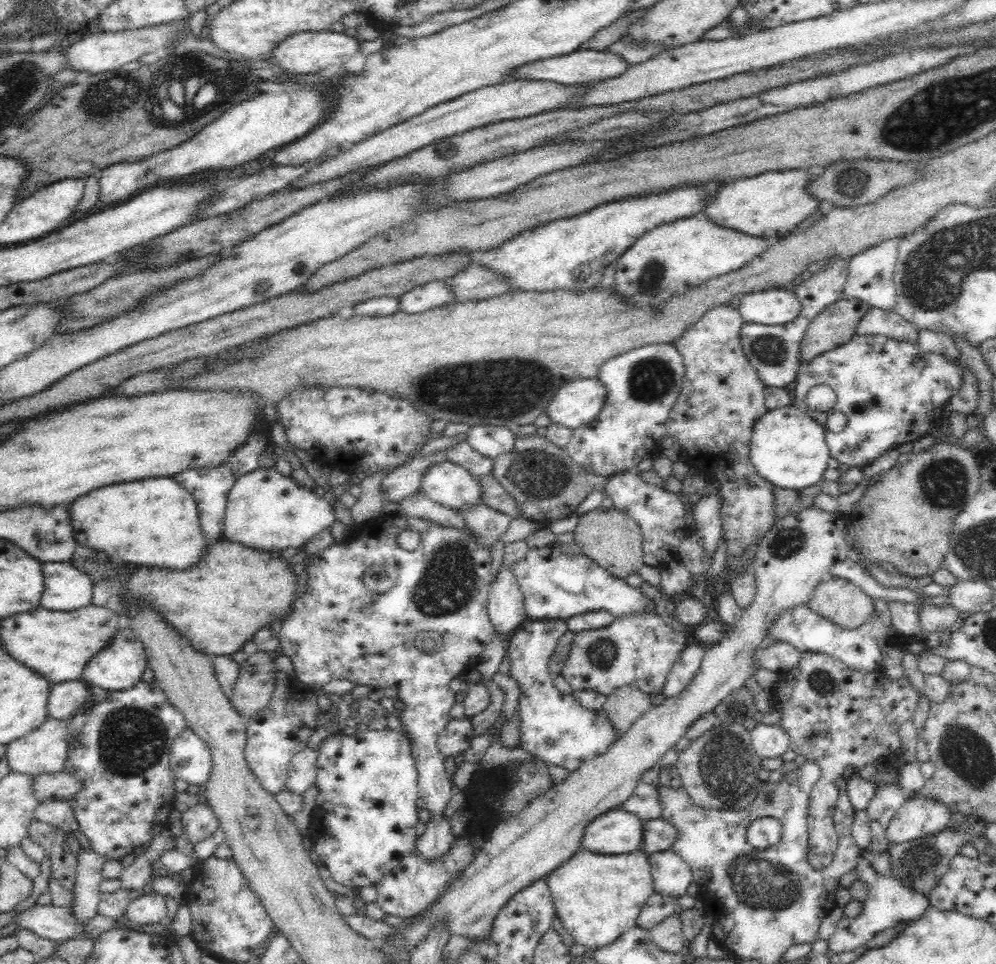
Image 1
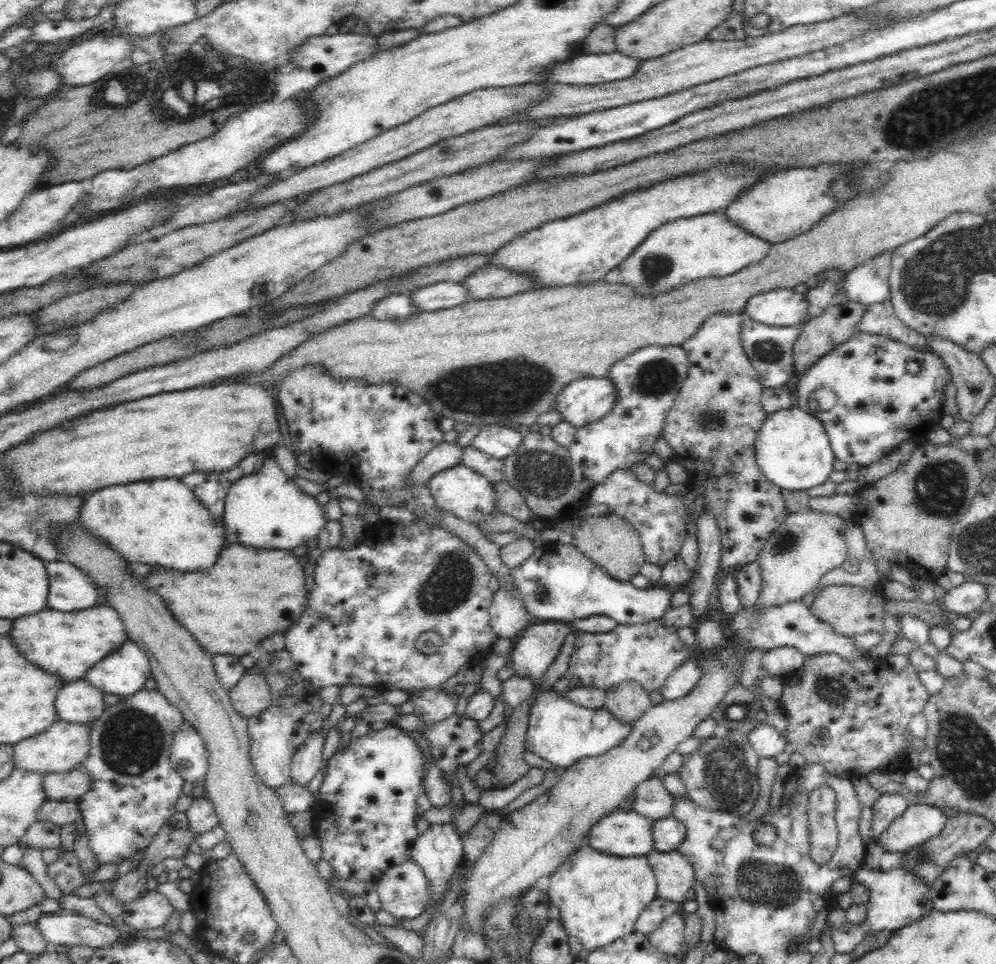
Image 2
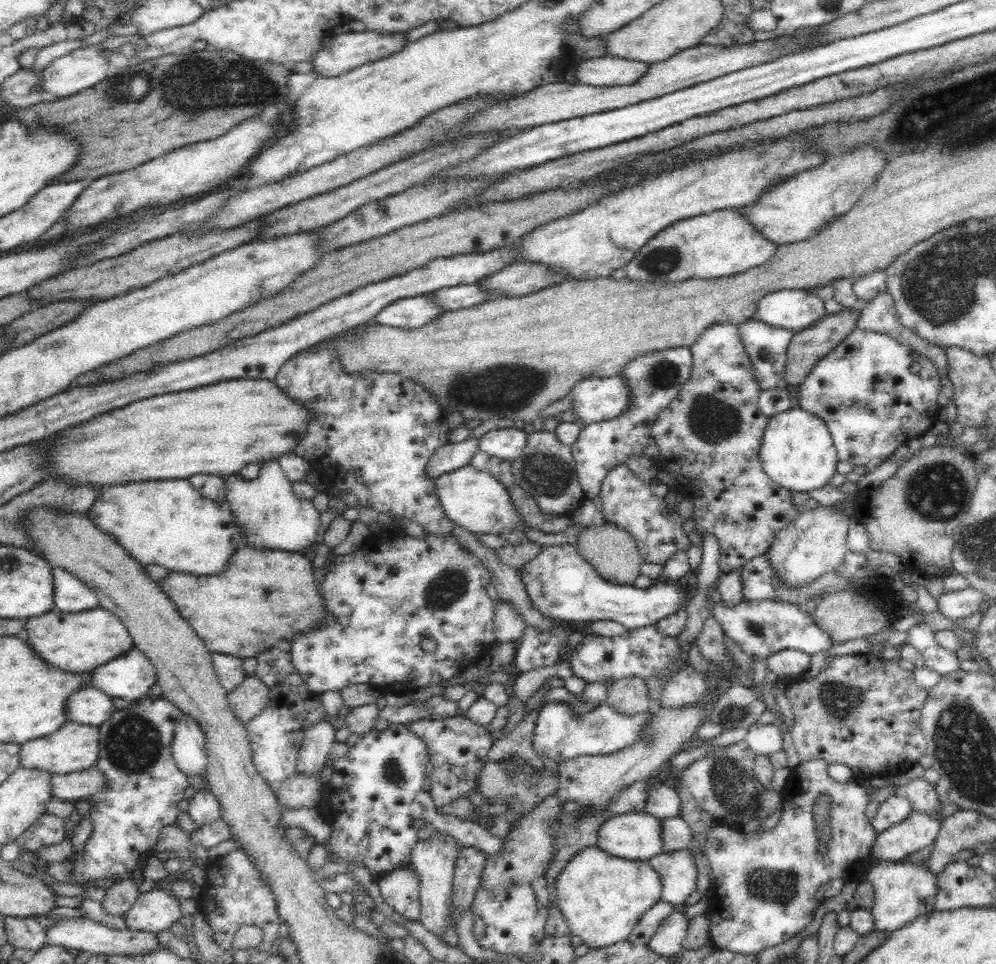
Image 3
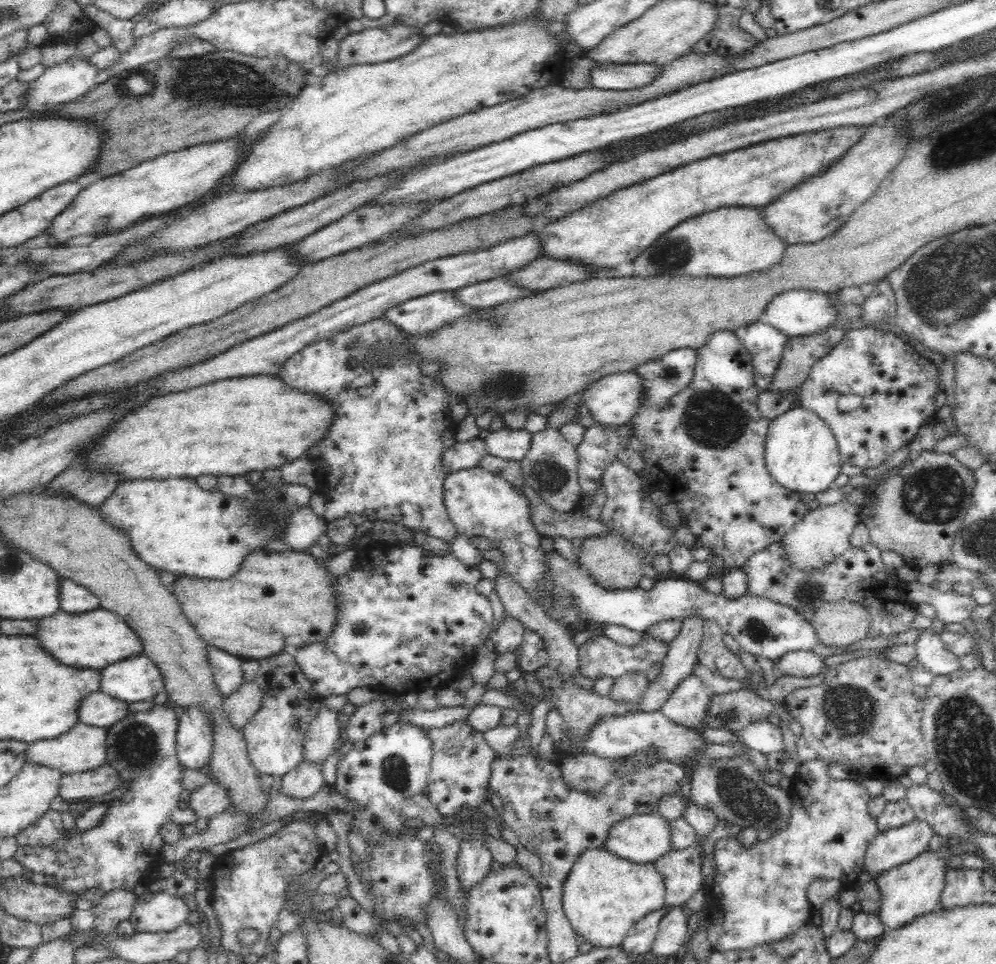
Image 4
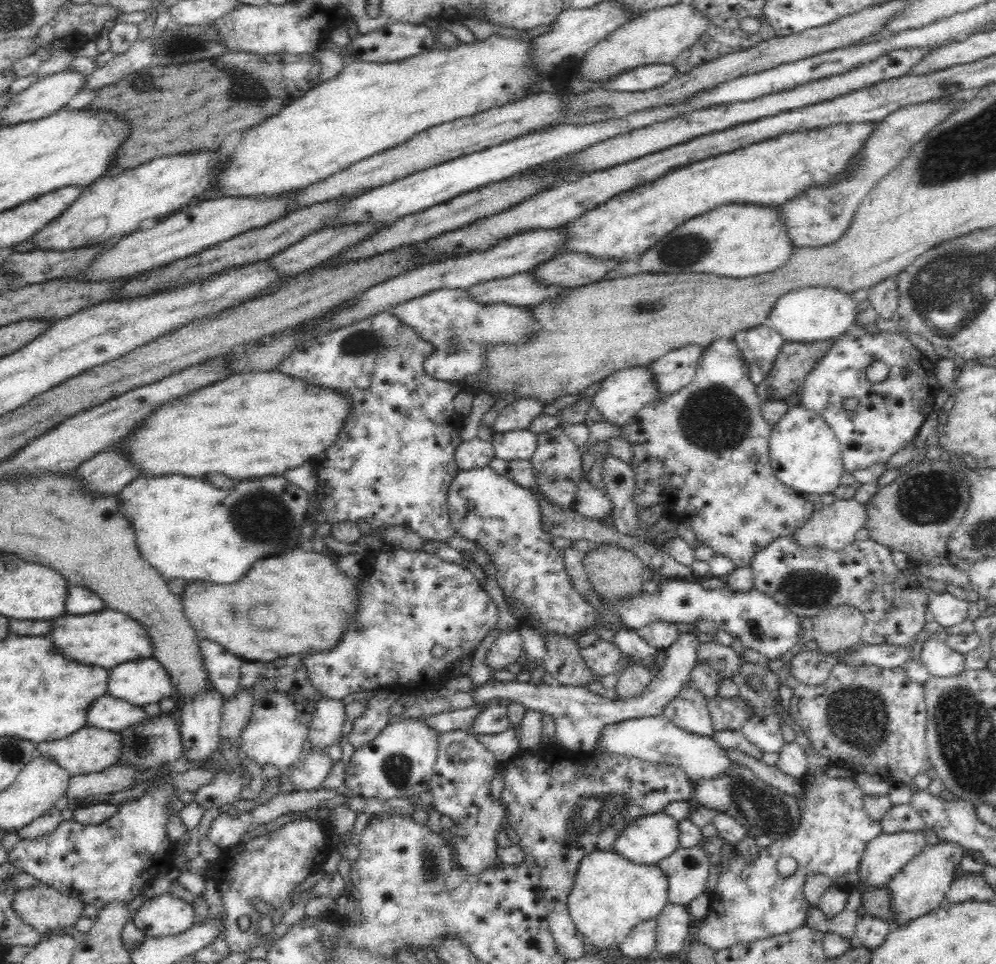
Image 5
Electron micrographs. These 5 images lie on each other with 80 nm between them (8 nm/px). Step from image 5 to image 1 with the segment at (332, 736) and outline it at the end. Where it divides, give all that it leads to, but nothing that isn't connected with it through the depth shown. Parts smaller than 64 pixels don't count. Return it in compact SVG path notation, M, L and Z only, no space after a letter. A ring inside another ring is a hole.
M305 747L291 759L287 774L288 779L284 789L302 795L315 784L317 776L316 752Z

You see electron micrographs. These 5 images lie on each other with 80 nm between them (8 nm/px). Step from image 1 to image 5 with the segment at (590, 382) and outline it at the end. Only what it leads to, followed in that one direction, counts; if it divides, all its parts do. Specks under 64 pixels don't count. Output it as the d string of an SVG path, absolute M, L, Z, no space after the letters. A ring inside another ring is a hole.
M646 367L628 368L614 372L602 379L600 384L599 390L589 398L590 404L600 412L604 421L618 426L623 426L643 406L657 397L652 373Z

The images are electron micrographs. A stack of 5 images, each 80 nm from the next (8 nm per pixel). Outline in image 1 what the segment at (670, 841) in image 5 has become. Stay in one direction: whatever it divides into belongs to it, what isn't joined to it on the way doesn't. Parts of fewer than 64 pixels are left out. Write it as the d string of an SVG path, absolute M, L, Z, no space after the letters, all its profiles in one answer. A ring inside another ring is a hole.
M621 808L596 816L584 828L580 850L617 855L641 850L643 820Z

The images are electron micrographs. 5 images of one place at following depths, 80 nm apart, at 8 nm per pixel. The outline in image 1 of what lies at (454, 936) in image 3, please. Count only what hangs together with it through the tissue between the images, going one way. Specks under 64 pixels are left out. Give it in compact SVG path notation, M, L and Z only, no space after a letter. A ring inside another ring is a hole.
M390 513L381 514L374 519L362 523L362 526L360 526L359 540L349 542L343 540L341 543L332 543L326 550L313 554L310 557L306 562L307 568L305 570L307 574L306 590L300 597L294 600L292 612L282 619L280 631L276 634L279 642L278 652L288 656L290 661L292 661L292 668L294 673L296 673L296 678L300 682L314 688L315 691L321 691L324 684L335 678L338 678L338 680L346 678L346 680L351 680L354 684L364 684L364 686L370 686L372 689L396 688L398 694L396 701L400 704L398 720L400 720L405 727L404 733L402 734L410 744L410 755L412 755L418 774L419 797L424 801L424 808L428 810L428 821L425 823L426 831L423 836L418 838L414 851L416 854L422 855L425 860L436 860L436 856L444 856L444 853L448 853L449 849L452 849L455 842L455 837L450 830L450 819L444 814L446 805L450 802L450 797L455 789L453 788L451 780L448 778L448 774L446 774L444 767L445 756L440 753L438 740L440 732L444 731L444 728L451 720L449 712L451 707L455 704L456 693L451 690L448 685L450 684L450 680L459 678L461 672L476 669L476 666L478 666L480 662L482 650L484 650L484 646L489 643L490 637L495 631L494 625L489 619L487 609L488 590L490 590L490 580L492 580L492 555L490 555L490 551L490 546L487 546L487 544L479 540L478 534L475 534L468 526L466 526L464 530L460 530L459 528L442 526L436 522L416 518L414 516ZM406 528L412 528L420 532L420 546L416 548L416 550L404 550L398 547L394 542L399 531ZM386 580L392 582L392 586L382 592L382 590L380 590L380 582L386 582ZM426 630L441 634L444 642L442 650L434 653L426 653L422 652L414 644L416 634Z

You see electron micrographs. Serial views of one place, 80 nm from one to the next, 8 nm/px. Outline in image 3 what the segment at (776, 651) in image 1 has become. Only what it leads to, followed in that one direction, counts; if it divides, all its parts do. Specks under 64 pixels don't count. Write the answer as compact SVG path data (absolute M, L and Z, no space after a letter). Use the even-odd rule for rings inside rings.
M784 648L764 659L768 672L778 677L797 678L810 666L810 655L798 649Z

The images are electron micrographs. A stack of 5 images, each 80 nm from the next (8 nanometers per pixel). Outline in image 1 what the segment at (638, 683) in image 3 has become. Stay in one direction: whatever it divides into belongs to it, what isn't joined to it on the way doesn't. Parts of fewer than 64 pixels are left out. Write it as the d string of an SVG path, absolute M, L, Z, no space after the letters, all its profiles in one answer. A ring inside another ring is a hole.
M622 687L608 695L603 711L615 732L614 743L652 707L651 696L636 687Z

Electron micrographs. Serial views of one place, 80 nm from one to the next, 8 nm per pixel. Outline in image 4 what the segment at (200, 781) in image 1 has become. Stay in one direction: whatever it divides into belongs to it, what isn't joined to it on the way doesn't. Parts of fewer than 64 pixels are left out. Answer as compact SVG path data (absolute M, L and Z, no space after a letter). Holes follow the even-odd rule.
M186 708L179 716L176 757L184 770L205 770L213 748L213 724L207 712Z

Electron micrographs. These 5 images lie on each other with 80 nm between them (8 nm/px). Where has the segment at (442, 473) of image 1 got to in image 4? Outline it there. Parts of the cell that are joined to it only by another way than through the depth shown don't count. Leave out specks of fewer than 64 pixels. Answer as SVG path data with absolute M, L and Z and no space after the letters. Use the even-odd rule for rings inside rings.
M480 467L449 472L442 487L446 512L459 534L466 537L485 536L505 556L499 564L501 570L536 599L536 588L544 584L542 578L546 574L546 552L540 549L542 535L532 527L525 495L516 491L504 477Z

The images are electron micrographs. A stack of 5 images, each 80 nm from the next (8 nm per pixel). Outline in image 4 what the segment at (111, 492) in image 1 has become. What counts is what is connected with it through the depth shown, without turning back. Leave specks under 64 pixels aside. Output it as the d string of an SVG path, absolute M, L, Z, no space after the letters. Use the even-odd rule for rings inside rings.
M172 477L167 479L136 479L121 480L118 486L114 486L114 492L108 496L108 500L100 506L100 514L128 534L130 547L150 567L160 570L168 570L178 575L192 576L210 580L226 580L230 578L238 568L244 556L252 550L269 550L276 548L276 534L286 526L288 510L300 508L310 503L314 494L303 484L288 484L279 486L280 494L266 500L263 494L254 494L246 502L239 502L230 496L218 492L207 492L198 487L194 479Z

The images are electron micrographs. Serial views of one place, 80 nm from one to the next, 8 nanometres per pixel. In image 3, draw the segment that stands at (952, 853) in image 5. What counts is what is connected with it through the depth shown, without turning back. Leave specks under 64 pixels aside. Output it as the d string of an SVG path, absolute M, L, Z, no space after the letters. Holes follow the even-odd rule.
M922 863L867 865L858 874L858 881L872 885L873 898L869 908L874 931L886 931L889 934L935 909L936 875L932 875Z

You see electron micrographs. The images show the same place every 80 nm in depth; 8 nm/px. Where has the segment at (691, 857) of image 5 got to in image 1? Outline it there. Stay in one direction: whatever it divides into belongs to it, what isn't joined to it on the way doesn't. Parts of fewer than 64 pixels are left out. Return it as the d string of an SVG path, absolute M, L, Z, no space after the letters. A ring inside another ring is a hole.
M671 849L650 853L647 857L652 873L653 890L666 896L674 896L677 899L686 894L688 884L693 881L692 869L688 862Z

